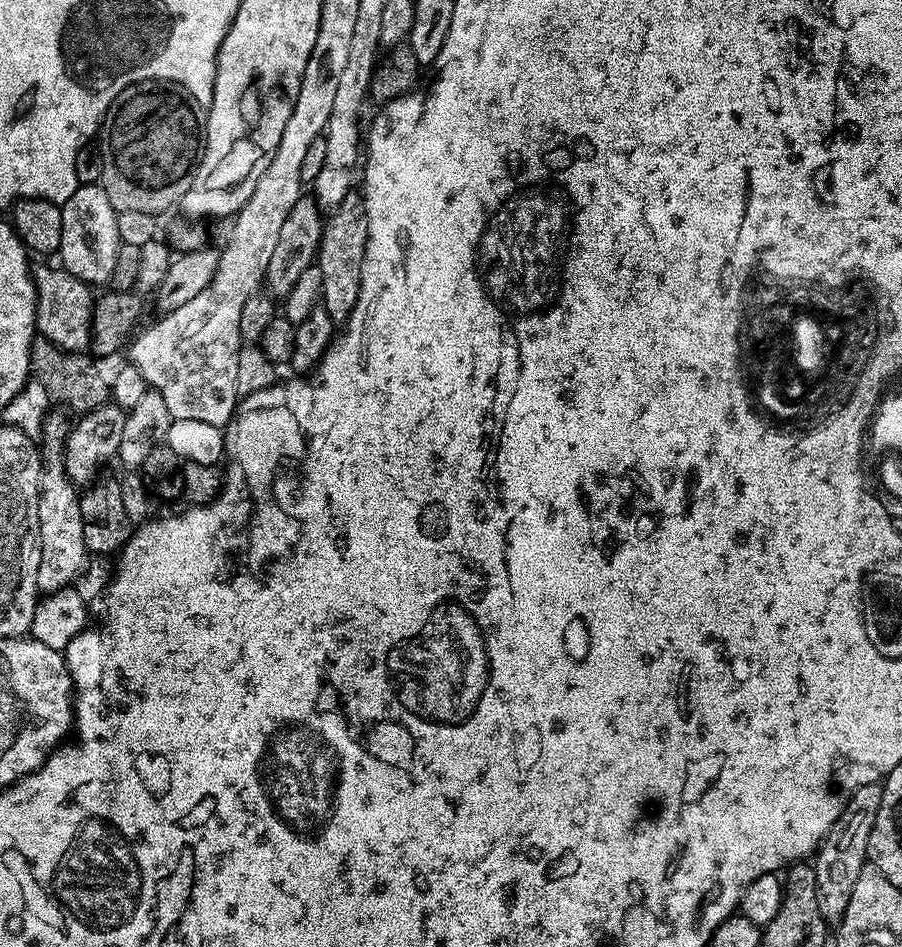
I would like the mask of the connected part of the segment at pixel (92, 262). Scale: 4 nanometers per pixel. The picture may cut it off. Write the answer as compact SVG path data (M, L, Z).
M81 184L62 205L62 242L58 253L59 263L74 278L89 286L107 285L112 279L114 262L120 249L117 210L110 206L104 189L99 184Z

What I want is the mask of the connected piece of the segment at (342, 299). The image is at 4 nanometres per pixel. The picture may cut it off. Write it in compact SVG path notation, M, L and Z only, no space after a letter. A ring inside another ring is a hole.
M353 190L346 194L346 198L342 198L340 205L331 209L324 223L324 233L318 249L318 263L322 270L320 299L326 314L330 314L330 318L337 326L343 325L350 318L358 302L367 237L368 215L364 209L364 197L359 191Z

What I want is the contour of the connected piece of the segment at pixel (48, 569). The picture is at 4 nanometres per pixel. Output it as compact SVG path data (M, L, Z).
M56 462L40 474L40 501L38 502L38 532L42 546L42 562L38 566L38 589L47 594L71 588L88 565L90 553L84 541L81 493L64 472L63 463Z

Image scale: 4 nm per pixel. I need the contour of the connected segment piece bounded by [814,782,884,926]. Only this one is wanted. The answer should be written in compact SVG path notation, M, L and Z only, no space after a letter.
M883 783L867 784L854 790L849 796L838 822L830 826L830 834L814 853L816 885L818 886L818 910L829 925L836 926L843 918L850 896L857 885L864 864L869 863L868 839L874 830L874 818L878 818L878 806L882 806Z

